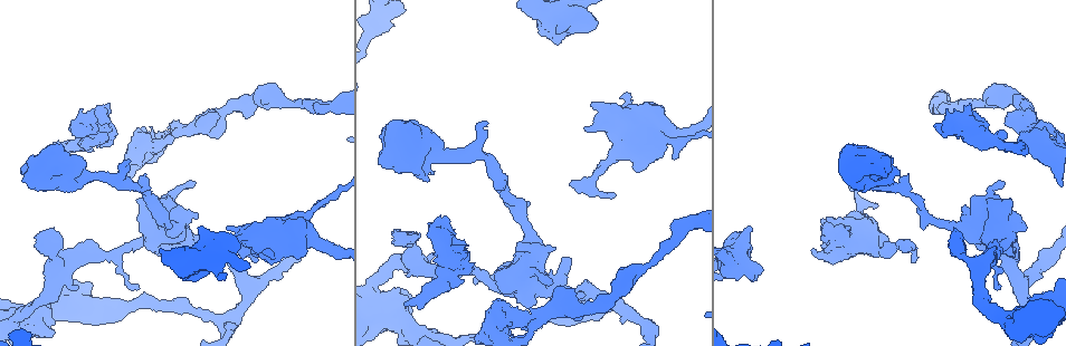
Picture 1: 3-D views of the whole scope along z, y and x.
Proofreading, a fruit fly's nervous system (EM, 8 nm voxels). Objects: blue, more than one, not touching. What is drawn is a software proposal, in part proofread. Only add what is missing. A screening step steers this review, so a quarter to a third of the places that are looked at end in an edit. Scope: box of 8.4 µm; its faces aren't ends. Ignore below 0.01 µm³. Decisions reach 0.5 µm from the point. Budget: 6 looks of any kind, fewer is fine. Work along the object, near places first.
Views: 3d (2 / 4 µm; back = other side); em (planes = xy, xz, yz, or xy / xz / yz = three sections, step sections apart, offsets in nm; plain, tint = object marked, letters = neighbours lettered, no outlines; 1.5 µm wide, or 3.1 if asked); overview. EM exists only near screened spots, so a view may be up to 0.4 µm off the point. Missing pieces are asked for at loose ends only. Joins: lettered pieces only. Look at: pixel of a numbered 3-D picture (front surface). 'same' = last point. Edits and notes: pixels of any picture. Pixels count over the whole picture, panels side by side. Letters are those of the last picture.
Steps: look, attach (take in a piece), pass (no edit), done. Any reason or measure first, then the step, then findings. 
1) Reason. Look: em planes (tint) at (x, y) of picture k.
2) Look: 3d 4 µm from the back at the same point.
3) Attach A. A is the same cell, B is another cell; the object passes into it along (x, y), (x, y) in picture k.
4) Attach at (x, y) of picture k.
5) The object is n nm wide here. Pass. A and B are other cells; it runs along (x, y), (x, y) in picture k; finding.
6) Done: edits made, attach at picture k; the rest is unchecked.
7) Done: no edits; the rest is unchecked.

An open end. Look: 3d 2 µm at (130, 161) of picture 1.

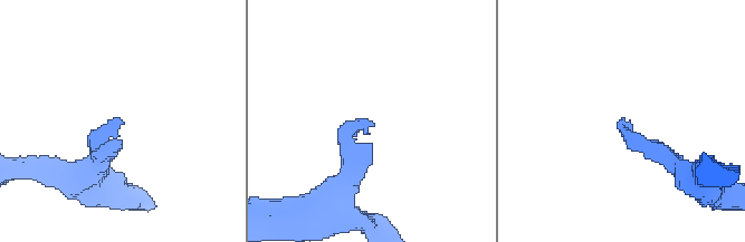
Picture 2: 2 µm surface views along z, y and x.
Look: em planes (letters) at (623, 124) of picture 2.

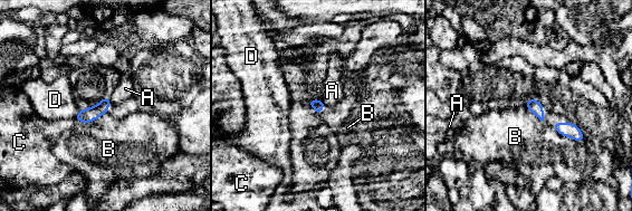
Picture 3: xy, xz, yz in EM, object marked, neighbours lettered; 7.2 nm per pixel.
Pass. A, B, C and D are other cells; a border runs along (552, 127), (576, 141), (585, 137) in picture 3; none of them fits.

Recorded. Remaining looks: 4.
Branch stops here. Look: em planes (plain) at (901, 250) of picture 1.

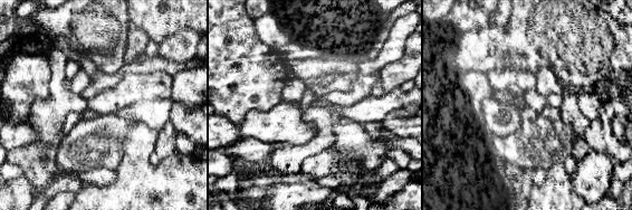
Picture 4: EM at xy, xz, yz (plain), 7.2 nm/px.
What lies round it. Look: em planes (letters) at the same point.

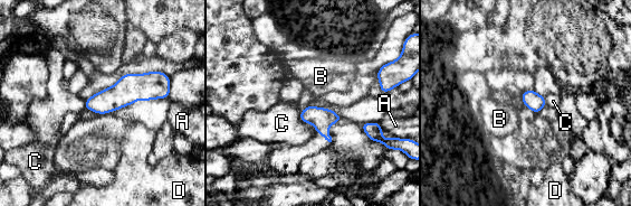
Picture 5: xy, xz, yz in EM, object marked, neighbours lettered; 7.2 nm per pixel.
Pass. A, B, C and D are other cells; a border runs along (544, 97), (546, 105) in picture 5; none of them fits.

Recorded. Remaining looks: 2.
Done: no edits; the rest is unchecked.

